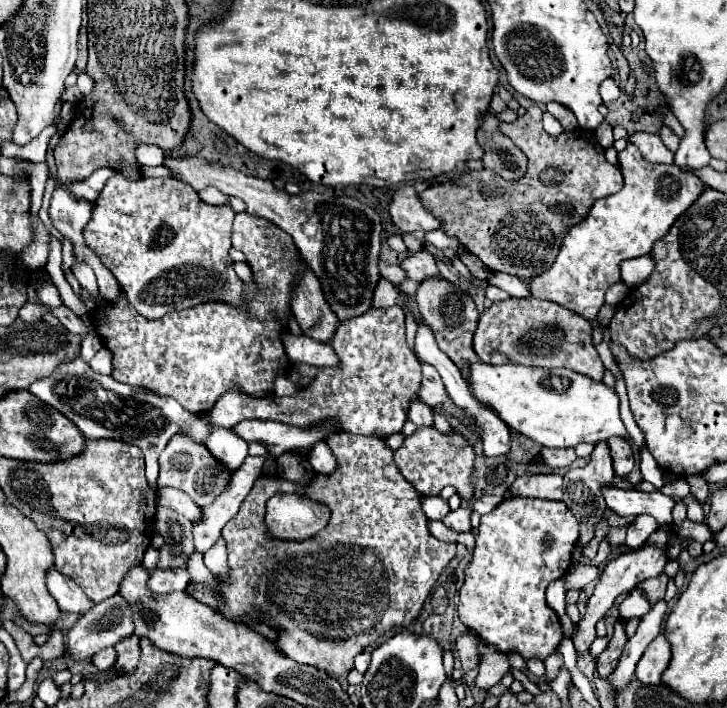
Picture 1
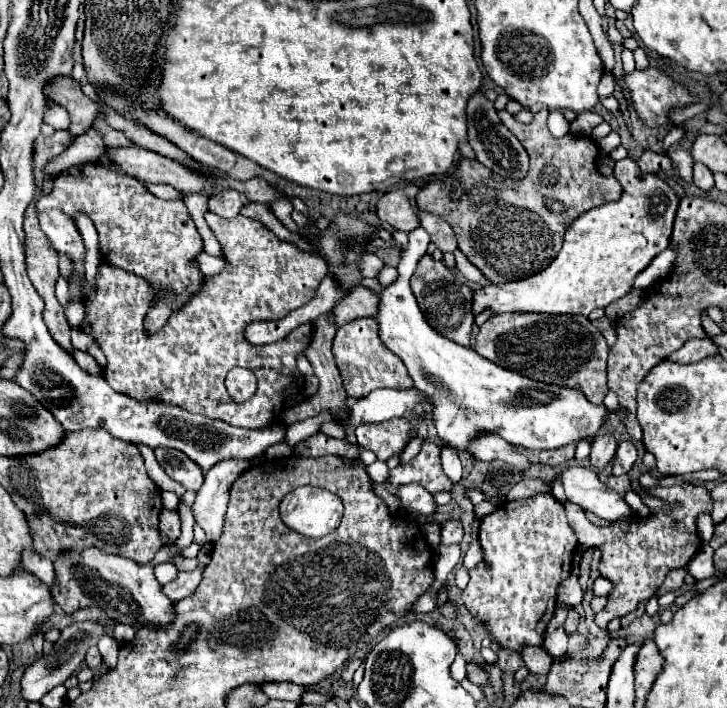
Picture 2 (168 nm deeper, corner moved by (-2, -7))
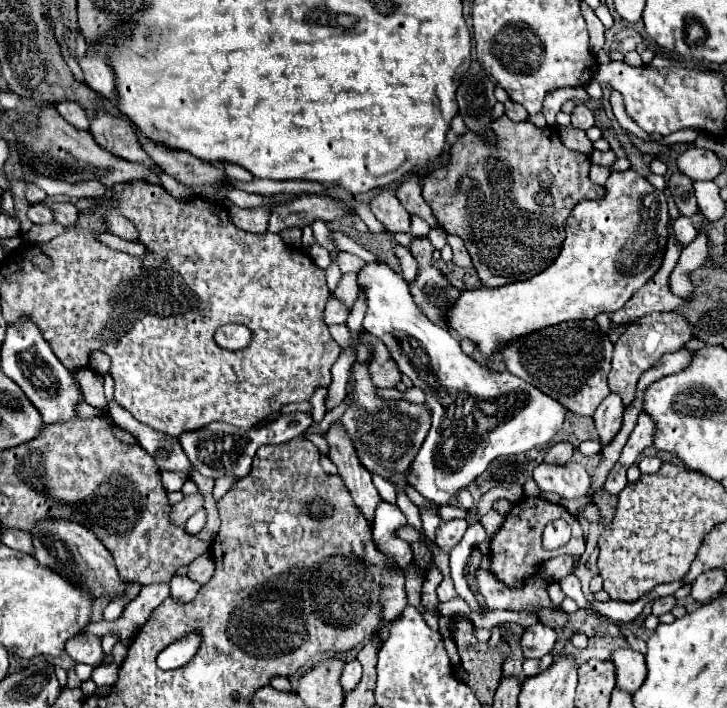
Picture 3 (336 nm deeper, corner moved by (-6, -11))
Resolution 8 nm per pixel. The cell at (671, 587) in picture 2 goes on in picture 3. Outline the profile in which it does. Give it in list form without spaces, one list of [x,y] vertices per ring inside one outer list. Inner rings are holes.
[[[662,596],[662,598],[656,598],[654,604],[652,604],[652,614],[662,616],[662,614],[670,612],[674,606],[676,606],[676,598],[674,598],[674,596]]]

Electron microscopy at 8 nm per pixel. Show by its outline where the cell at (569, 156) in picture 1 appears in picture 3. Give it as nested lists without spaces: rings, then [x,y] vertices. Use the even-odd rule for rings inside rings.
[[[502,116],[494,122],[494,132],[498,136],[498,148],[486,148],[474,132],[466,132],[450,148],[450,164],[430,172],[422,186],[422,196],[436,214],[440,226],[448,234],[458,234],[464,240],[466,250],[472,256],[472,264],[482,284],[488,288],[528,280],[546,270],[562,250],[566,238],[564,224],[574,206],[582,200],[598,200],[606,194],[604,186],[594,184],[588,176],[592,166],[590,158],[568,150],[556,128],[536,128],[528,120],[512,122],[508,116]]]

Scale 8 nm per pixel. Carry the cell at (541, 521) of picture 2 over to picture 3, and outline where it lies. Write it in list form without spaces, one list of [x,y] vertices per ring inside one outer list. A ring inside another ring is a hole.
[[[524,496],[520,502],[516,502],[512,506],[512,510],[504,516],[504,524],[502,528],[492,536],[490,540],[490,572],[500,580],[504,582],[508,588],[522,588],[524,582],[528,578],[532,578],[540,566],[554,558],[554,556],[560,556],[564,552],[584,552],[584,532],[582,532],[582,526],[578,522],[576,516],[572,516],[564,506],[560,504],[554,504],[554,502],[548,502],[540,496]],[[556,518],[564,518],[570,526],[572,526],[572,538],[568,544],[564,544],[562,548],[556,548],[556,550],[546,550],[542,546],[542,530],[544,526],[550,522],[550,520],[556,520]]]

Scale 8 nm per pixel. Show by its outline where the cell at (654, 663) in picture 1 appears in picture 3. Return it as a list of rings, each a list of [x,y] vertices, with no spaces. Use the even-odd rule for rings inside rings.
[[[616,650],[612,656],[612,662],[616,666],[616,676],[618,676],[618,688],[636,692],[644,680],[646,680],[646,660],[644,654],[636,650]]]

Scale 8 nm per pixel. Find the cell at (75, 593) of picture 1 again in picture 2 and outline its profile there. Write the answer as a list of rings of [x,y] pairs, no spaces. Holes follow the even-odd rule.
[[[26,550],[26,552],[22,552],[22,564],[26,566],[28,572],[38,576],[40,582],[44,582],[44,584],[48,584],[48,588],[52,588],[52,584],[54,584],[54,566],[52,566],[50,560],[46,560],[44,556],[38,556],[36,550]]]

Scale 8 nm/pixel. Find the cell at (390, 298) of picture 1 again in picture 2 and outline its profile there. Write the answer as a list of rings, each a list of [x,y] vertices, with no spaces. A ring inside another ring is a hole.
[[[358,286],[358,288],[354,288],[354,292],[350,292],[350,296],[346,296],[346,300],[340,300],[332,308],[330,318],[334,318],[336,326],[342,326],[356,318],[372,316],[376,310],[376,304],[378,304],[378,296],[372,290]]]

